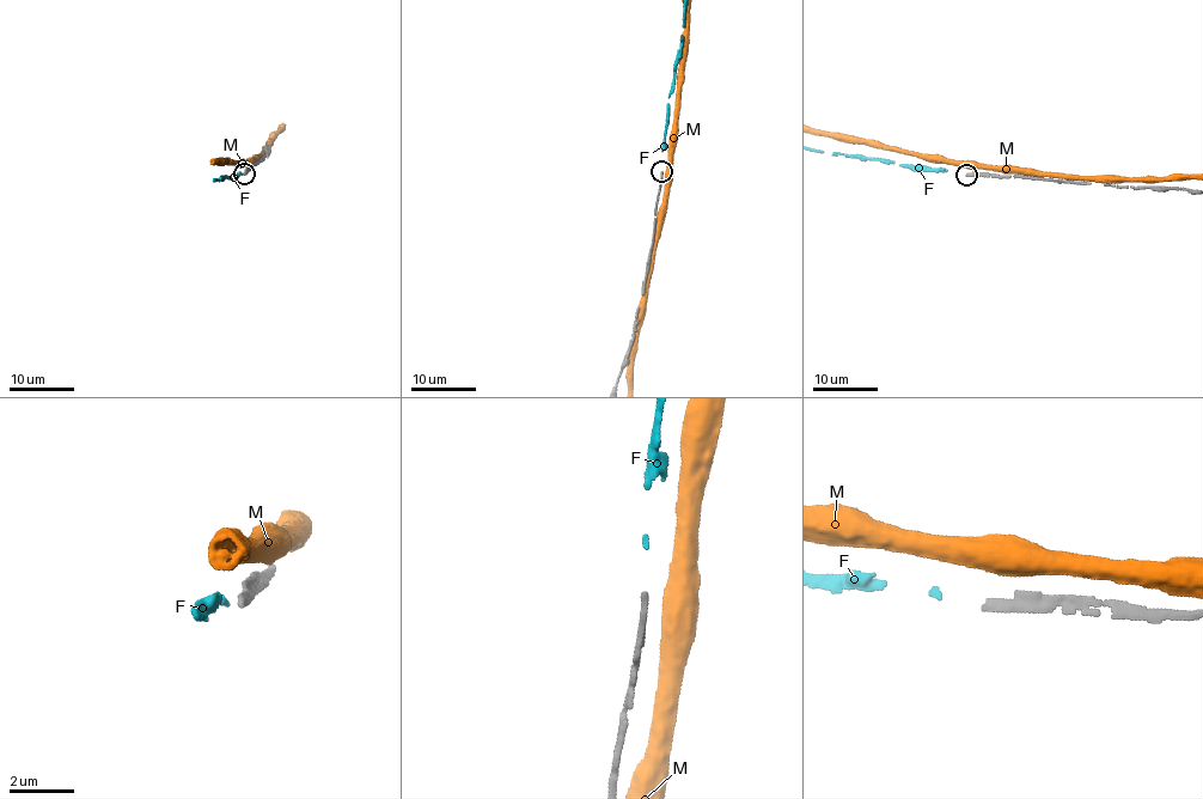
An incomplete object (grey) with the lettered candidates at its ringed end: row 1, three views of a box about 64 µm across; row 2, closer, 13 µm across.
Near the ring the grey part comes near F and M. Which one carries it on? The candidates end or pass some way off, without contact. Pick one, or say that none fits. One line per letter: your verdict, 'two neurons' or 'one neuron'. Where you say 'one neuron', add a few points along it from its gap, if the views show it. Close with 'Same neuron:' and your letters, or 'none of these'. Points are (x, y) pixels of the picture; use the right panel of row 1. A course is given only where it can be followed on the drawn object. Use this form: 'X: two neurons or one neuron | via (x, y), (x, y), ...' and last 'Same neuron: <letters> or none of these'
F: one neuron
M: two neurons
Same neuron: F

